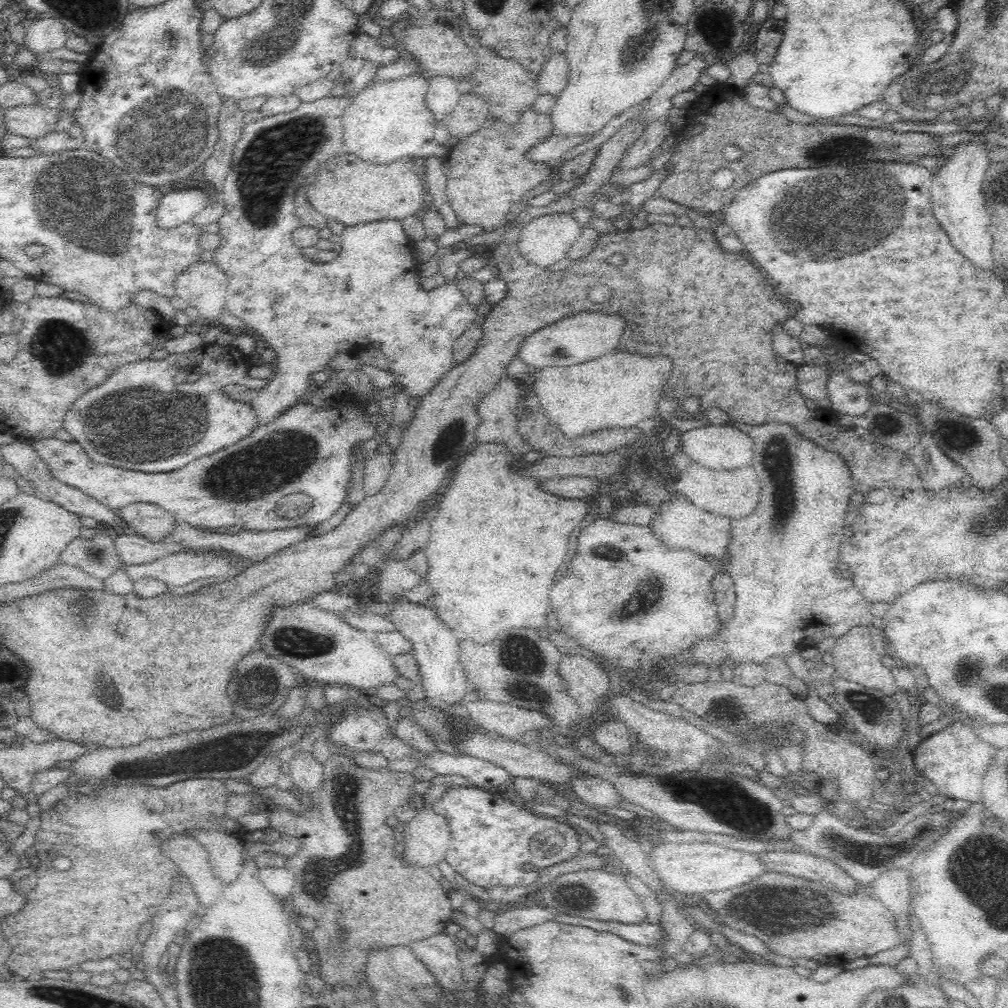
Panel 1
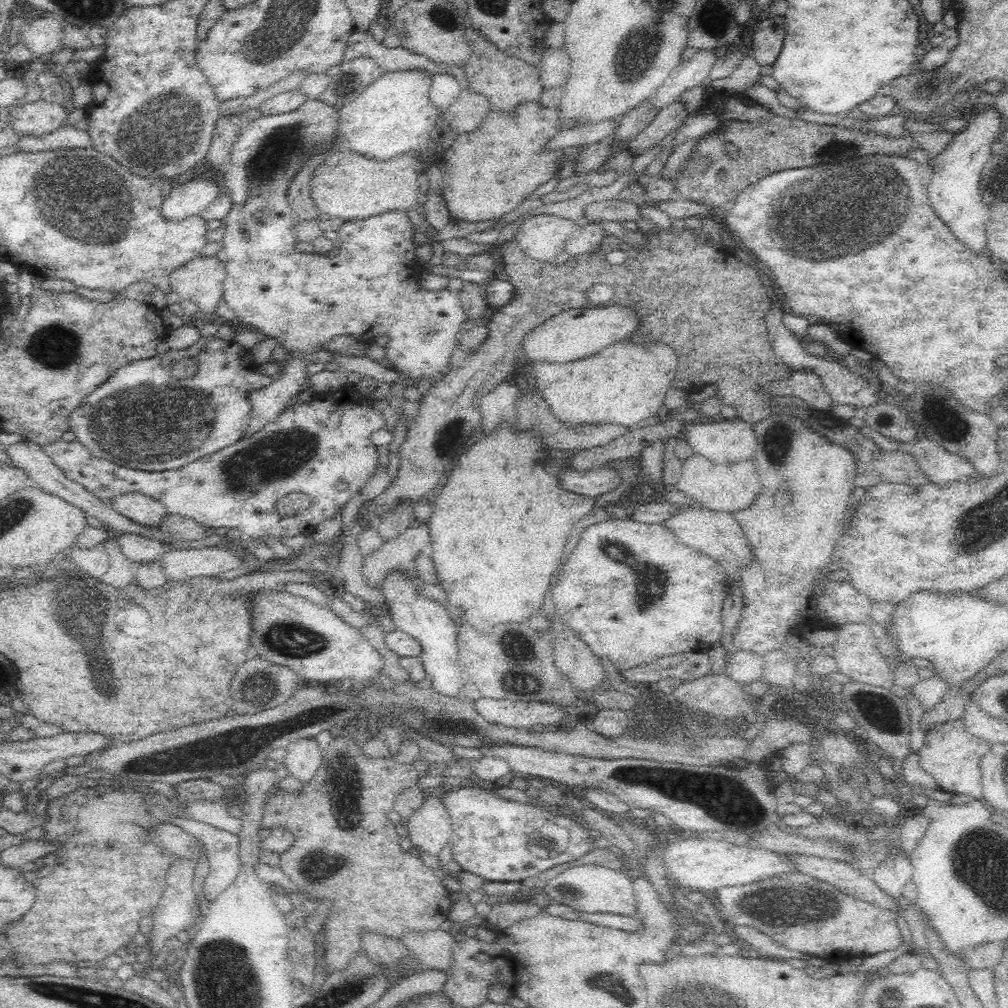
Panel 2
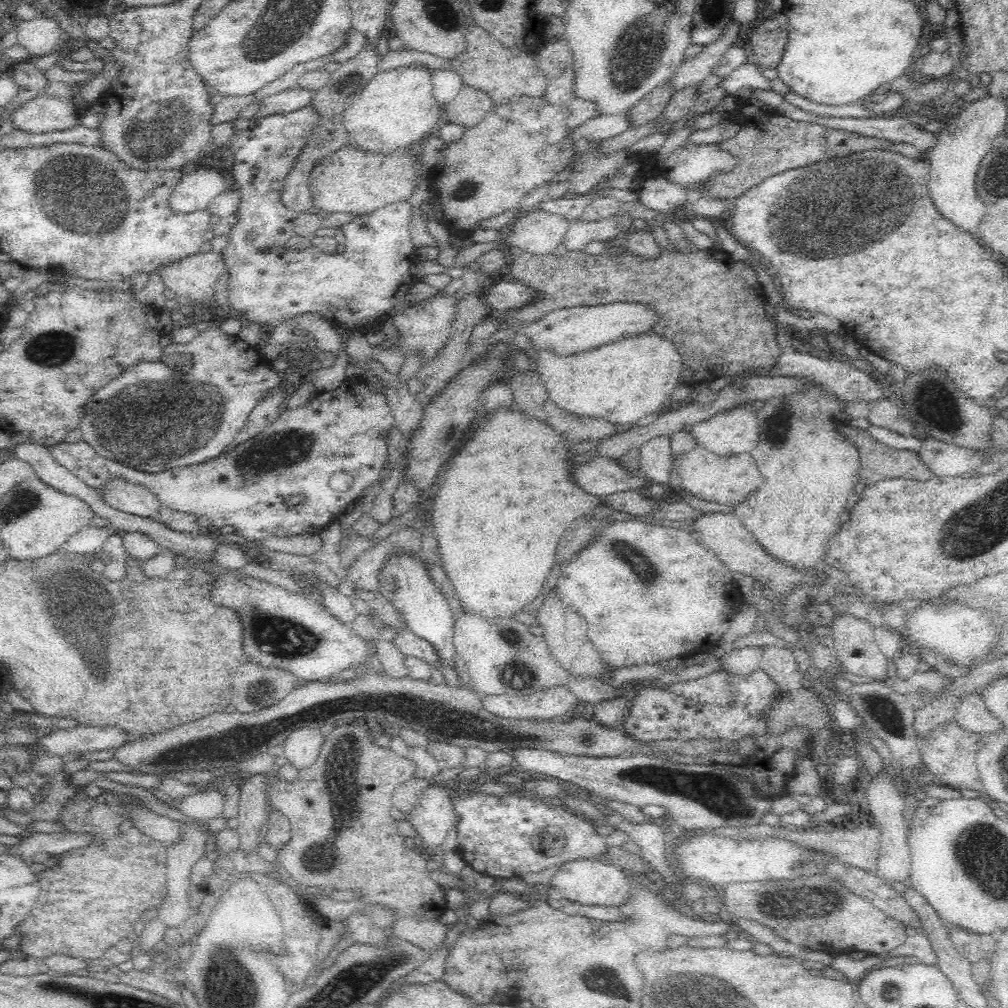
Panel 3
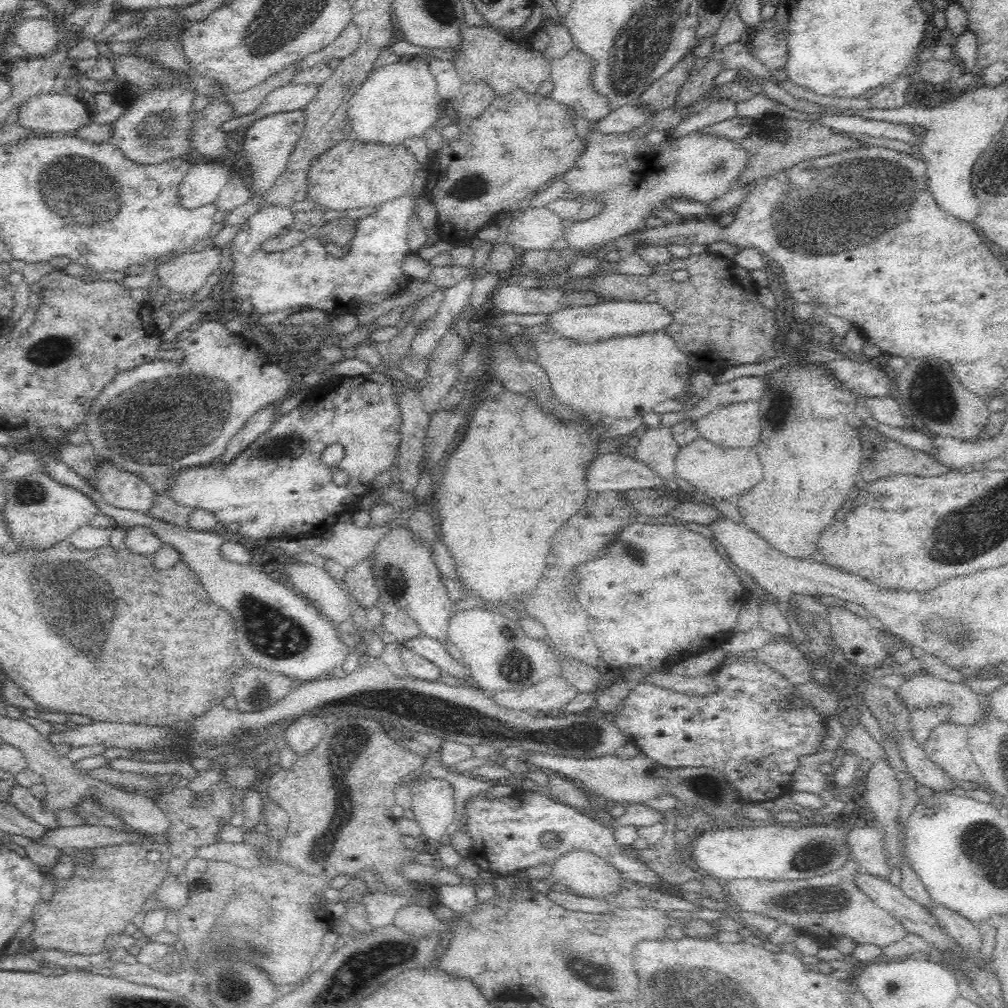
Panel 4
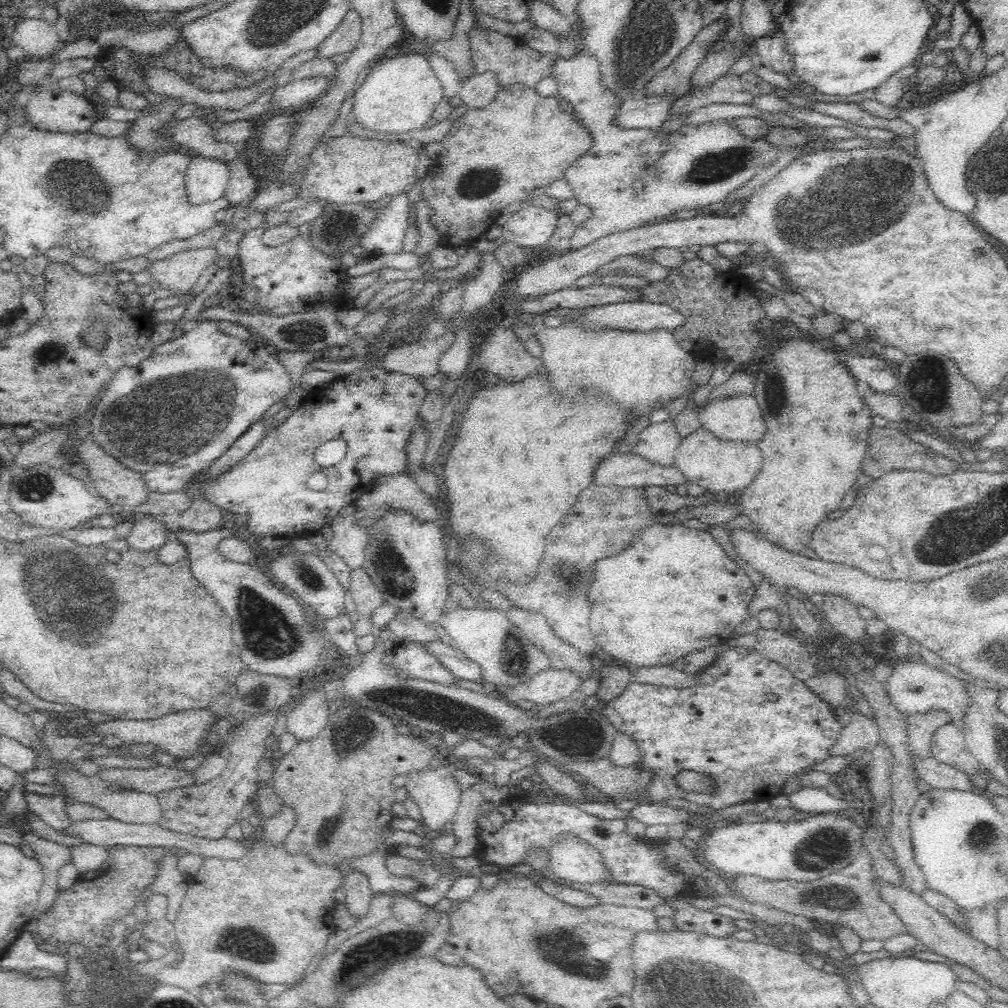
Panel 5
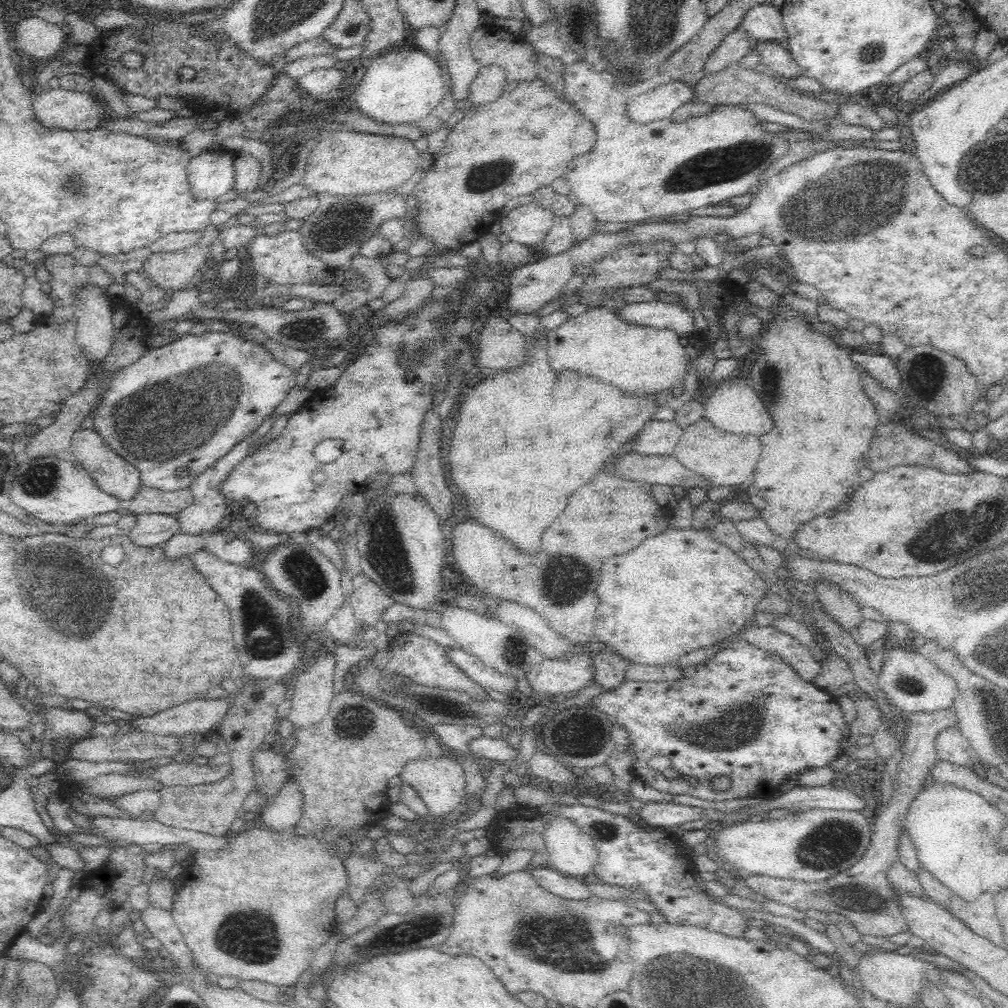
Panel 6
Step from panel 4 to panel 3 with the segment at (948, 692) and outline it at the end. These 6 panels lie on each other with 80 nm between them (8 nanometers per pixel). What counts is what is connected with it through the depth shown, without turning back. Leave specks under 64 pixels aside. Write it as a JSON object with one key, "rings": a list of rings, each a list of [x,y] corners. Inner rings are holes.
{"rings":[[[977,693],[962,699],[954,719],[964,730],[980,736],[1006,730],[1003,722],[986,709],[981,695]]]}

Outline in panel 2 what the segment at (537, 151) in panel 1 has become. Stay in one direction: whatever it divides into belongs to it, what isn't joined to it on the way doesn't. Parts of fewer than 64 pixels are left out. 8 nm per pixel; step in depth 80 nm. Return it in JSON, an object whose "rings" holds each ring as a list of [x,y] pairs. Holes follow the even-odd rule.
{"rings":[[[612,119],[579,127],[563,128],[544,144],[542,151],[562,151],[568,146],[590,145],[601,141],[604,137],[610,137],[616,129],[616,123]]]}

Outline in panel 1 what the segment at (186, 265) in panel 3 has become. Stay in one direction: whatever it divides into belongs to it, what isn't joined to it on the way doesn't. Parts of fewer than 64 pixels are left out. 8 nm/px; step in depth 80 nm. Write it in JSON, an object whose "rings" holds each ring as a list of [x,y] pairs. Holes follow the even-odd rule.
{"rings":[[[213,261],[199,262],[174,279],[175,296],[199,311],[206,323],[215,324],[225,310],[226,275]]]}

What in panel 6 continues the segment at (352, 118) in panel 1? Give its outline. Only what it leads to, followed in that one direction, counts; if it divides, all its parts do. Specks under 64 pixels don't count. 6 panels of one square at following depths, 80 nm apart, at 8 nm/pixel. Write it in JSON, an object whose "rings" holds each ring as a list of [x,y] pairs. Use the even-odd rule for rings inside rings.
{"rings":[[[418,48],[414,50],[387,50],[378,58],[373,58],[360,72],[360,84],[354,94],[354,106],[356,110],[370,117],[373,121],[384,125],[414,125],[432,112],[433,108],[444,98],[448,90],[446,78],[439,70],[439,66],[433,62],[426,53]]]}

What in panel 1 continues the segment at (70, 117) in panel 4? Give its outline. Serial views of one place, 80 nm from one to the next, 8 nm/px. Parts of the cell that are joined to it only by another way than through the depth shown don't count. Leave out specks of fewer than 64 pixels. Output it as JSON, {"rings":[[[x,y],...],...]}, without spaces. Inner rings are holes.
{"rings":[[[40,103],[12,106],[4,109],[3,113],[8,132],[29,139],[46,136],[61,118],[56,109]]]}

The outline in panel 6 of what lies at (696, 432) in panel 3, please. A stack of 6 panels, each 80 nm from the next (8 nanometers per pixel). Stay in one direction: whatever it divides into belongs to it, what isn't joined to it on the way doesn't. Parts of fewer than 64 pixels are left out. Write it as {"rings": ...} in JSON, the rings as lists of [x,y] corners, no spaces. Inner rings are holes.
{"rings":[[[728,379],[718,383],[713,394],[704,404],[702,420],[708,420],[718,431],[724,434],[736,434],[737,436],[750,435],[762,437],[773,428],[770,414],[765,410],[764,404],[752,389],[751,379],[736,381]]]}

